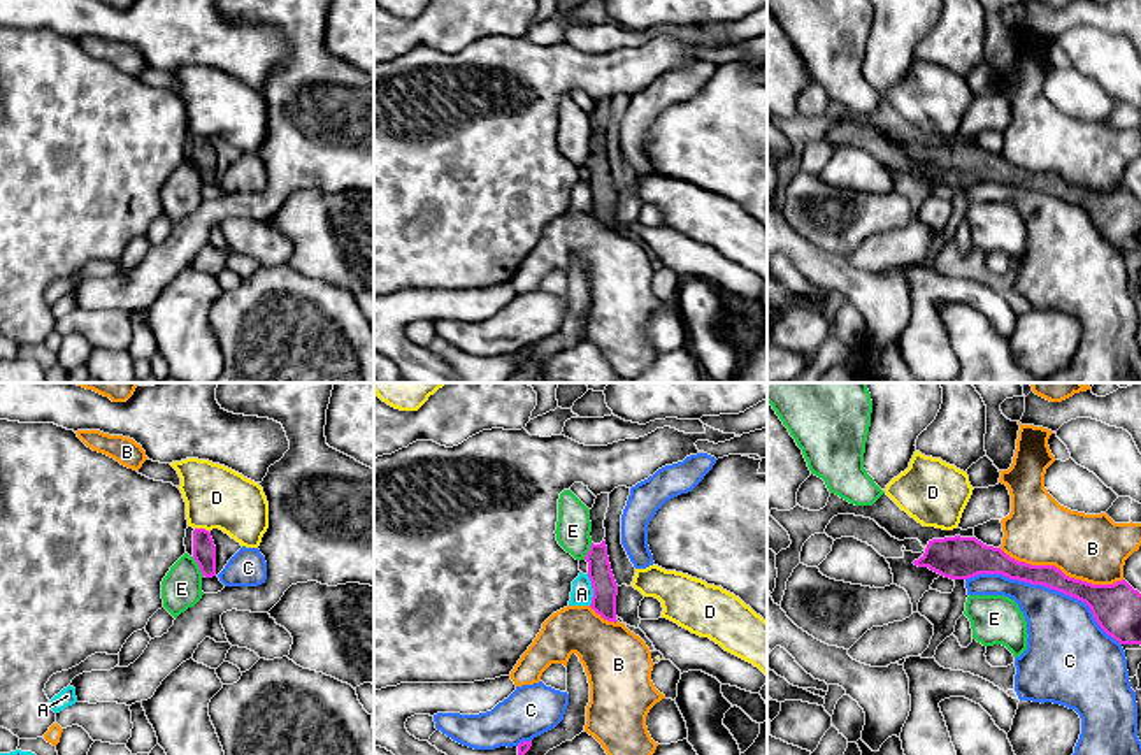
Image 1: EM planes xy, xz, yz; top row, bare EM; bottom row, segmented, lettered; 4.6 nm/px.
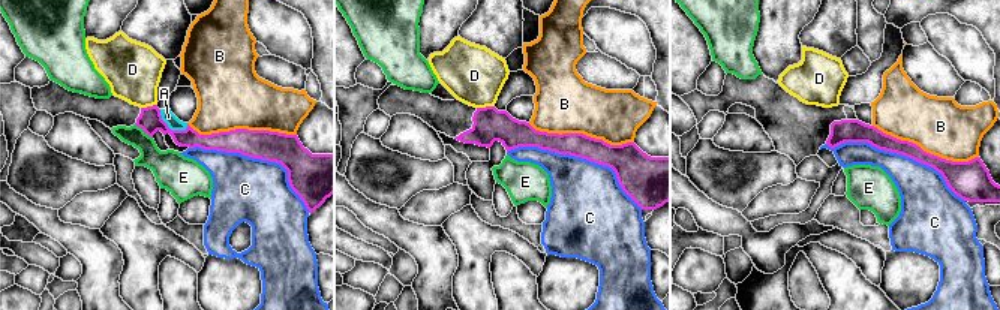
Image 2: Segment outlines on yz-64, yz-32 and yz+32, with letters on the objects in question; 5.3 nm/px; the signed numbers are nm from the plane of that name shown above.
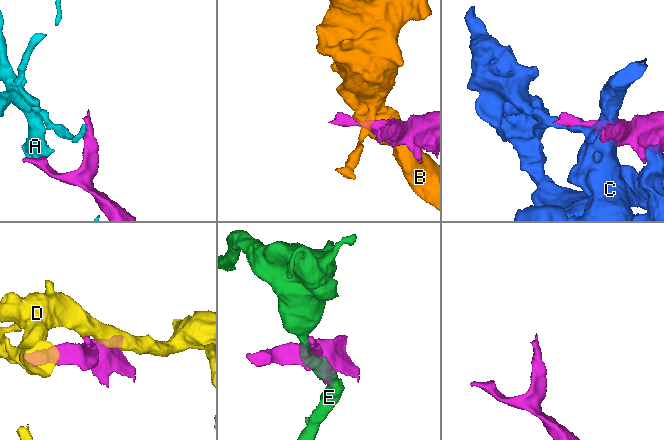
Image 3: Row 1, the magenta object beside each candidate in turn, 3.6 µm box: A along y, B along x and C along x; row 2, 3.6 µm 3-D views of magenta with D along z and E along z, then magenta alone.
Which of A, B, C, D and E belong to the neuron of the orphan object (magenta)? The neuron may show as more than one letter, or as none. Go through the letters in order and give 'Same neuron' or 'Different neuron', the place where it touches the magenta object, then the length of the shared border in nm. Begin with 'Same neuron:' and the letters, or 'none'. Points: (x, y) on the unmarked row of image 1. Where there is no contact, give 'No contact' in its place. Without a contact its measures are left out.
Same neuron: none
A: Different neuron. Touches magenta at xz (594, 197). Shared border 140 nm
B: Different neuron. Touches magenta at yz (1059, 176). Shared border 600 nm
C: Different neuron. Touches magenta at yz (1047, 194). Shared border 750 nm
D: Different neuron. Touches magenta at xy (202, 136). Shared border 80 nm
E: Different neuron. Touches magenta at xy (199, 172). Shared border 110 nm

